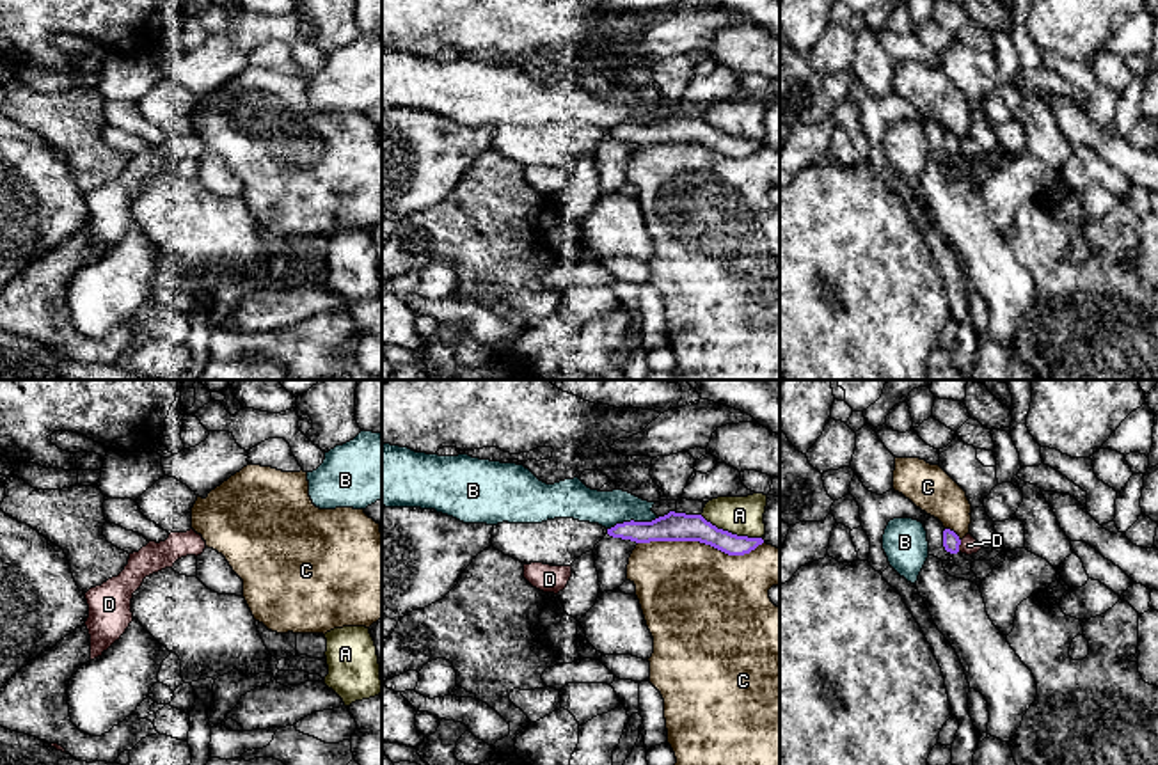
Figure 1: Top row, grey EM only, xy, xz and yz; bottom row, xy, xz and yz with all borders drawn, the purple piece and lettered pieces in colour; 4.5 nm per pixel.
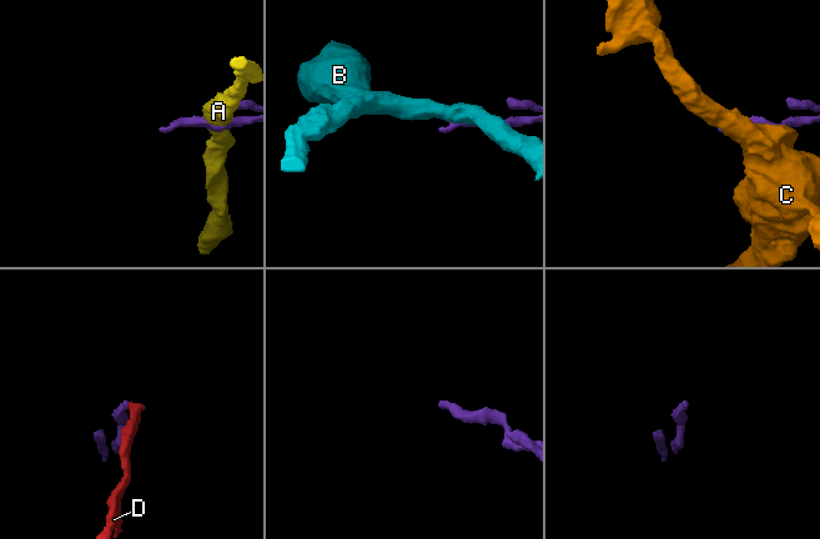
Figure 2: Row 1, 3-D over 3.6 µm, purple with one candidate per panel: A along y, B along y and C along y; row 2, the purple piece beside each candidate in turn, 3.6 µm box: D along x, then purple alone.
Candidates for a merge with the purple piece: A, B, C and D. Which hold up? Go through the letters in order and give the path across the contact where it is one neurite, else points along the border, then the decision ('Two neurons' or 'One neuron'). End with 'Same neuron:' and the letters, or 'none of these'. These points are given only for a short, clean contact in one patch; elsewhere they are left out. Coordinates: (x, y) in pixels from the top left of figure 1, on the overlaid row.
A: Two neurons
B: Boundary: xz (659, 517), (624, 520), (608, 529). Two neurons
C: Two neurons
D: Two neurons
Same neuron: none of these

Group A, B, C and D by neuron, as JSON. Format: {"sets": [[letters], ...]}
{"sets": [["A"], ["B"], ["C"], ["D"]]}

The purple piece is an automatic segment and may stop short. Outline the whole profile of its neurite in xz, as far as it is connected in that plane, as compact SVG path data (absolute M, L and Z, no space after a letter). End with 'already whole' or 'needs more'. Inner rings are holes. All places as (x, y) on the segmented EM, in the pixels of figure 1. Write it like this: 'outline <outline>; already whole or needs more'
outline M670 511L652 522L623 522L607 529L613 538L631 540L636 543L650 541L700 541L728 556L744 556L764 543L762 538L737 536L718 529L702 515L686 515Z; already whole

